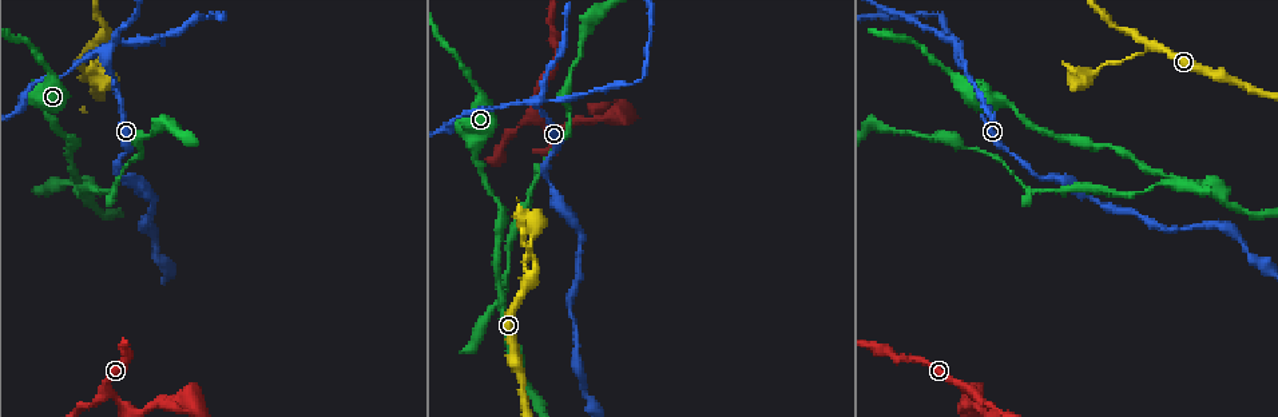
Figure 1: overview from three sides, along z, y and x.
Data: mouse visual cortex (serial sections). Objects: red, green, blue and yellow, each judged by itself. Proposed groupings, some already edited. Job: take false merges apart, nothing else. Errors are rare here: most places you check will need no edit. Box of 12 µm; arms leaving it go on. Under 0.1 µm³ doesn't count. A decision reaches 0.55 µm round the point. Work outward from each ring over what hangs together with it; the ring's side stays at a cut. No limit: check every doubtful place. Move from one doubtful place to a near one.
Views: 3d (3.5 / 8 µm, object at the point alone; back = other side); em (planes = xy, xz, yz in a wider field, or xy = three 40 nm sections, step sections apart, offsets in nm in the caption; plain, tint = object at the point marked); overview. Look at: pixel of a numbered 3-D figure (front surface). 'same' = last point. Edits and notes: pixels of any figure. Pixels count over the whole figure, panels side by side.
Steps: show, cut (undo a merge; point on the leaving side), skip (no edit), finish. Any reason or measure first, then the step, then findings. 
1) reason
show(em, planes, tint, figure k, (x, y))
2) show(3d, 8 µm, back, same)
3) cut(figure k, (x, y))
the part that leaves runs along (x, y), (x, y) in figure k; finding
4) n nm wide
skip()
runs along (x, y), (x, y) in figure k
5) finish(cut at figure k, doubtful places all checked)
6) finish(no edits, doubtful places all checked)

show(3d, 3.5 µm, figure 1, (955, 55))

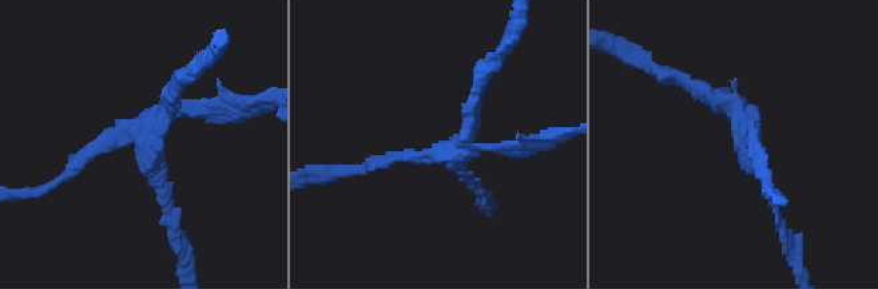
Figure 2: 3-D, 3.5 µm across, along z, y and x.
show(em, xy, step 3, tint, figure 2, (153, 146))

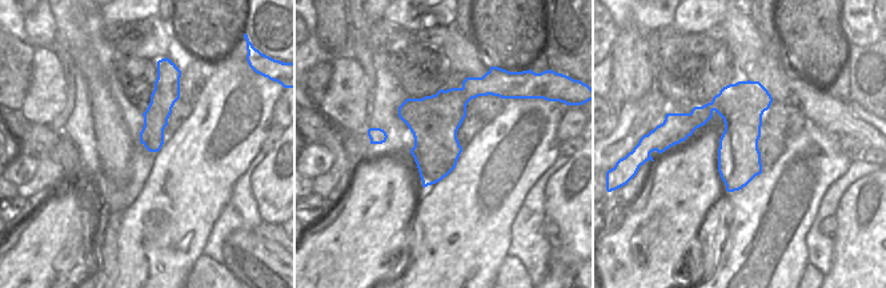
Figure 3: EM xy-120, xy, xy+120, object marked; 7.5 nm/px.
show(em, planes, tint, same)

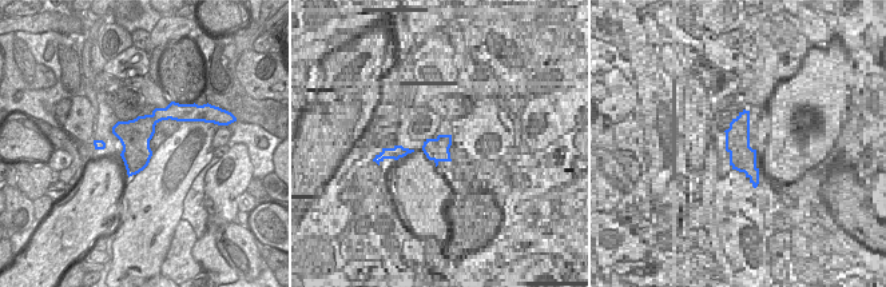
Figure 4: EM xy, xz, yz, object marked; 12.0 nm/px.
4 arms
cut(figure 2, (221, 114))
the part that leaves runs along (178, 114), (249, 105), (269, 97) in figure 2; two cells meet here

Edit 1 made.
see it whole again
show(overview)

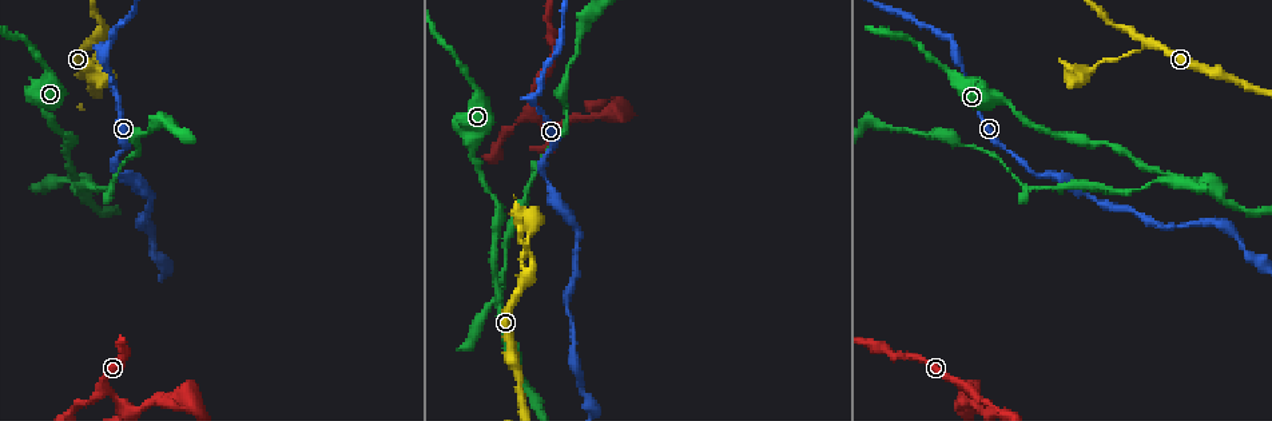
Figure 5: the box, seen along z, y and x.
side arm on a straight run
show(3d, 3.5 µm, figure 5, (92, 41))

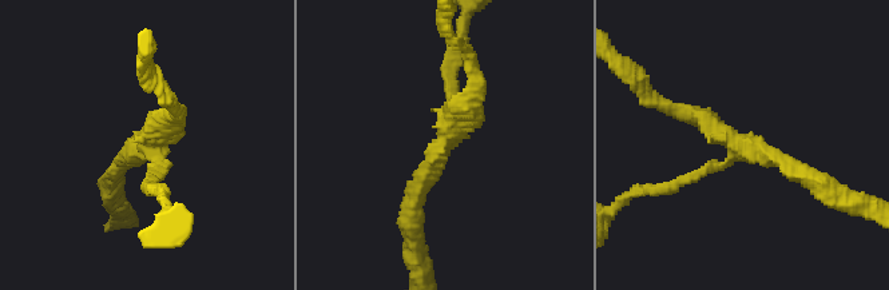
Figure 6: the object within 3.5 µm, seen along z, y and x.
show(em, xy, step 1, tint, figure 6, (449, 139))

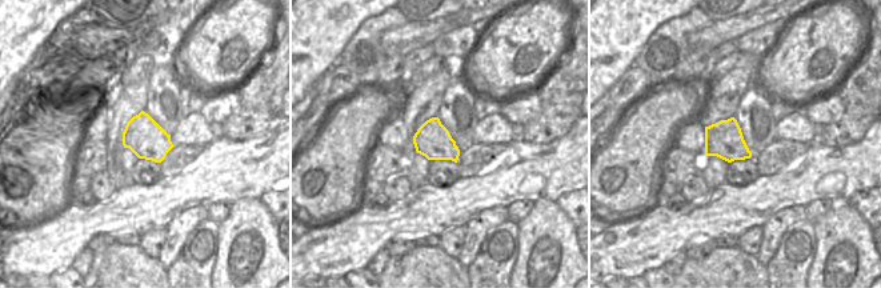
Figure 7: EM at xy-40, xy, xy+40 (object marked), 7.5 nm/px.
skip()
runs along (411, 209), (460, 123), (447, 72) in figure 6; all the same cell

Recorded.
a narrow waist
show(3d, 3.5 µm, figure 5, (1157, 170))

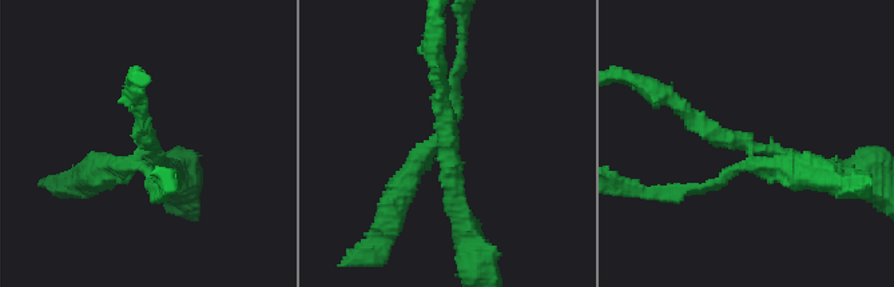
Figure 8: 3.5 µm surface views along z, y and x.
4 arms; arms of 150, 200, 200, 300 nm; shape alone is not enough
show(em, xy, step 3, tint, figure 8, (148, 148))

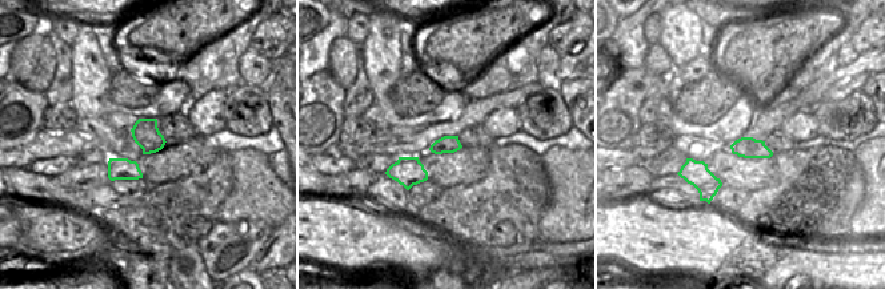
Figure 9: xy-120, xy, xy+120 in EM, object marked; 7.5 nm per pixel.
another direction
show(em, xy, step 2, tint, same)

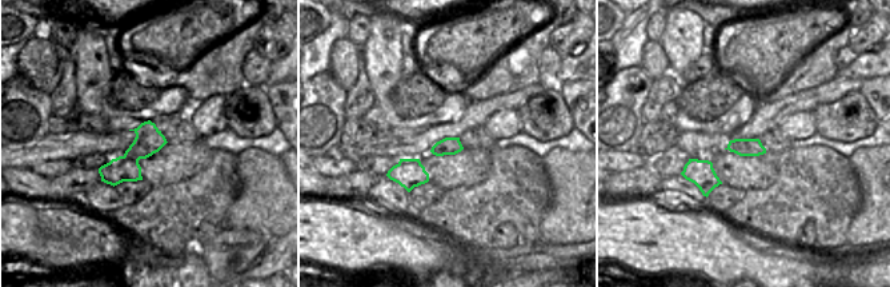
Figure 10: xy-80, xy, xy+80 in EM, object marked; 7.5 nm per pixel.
cut(figure 8, (106, 179))
the part that leaves runs along (747, 160), (703, 190), (635, 190) in figure 8; two cells meet here

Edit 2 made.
show(overview)

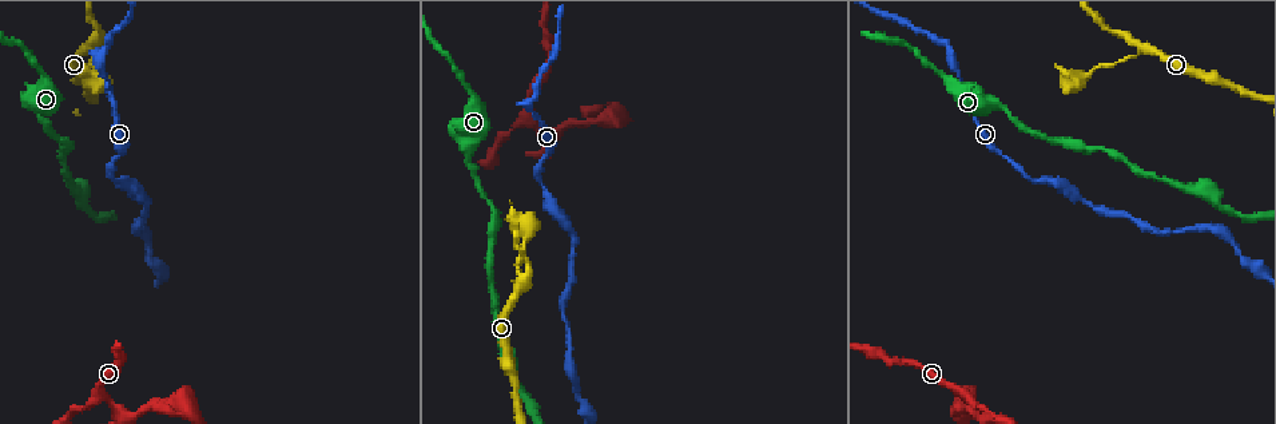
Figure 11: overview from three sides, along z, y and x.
abrupt turn
show(3d, 3.5 µm, figure 11, (175, 403))

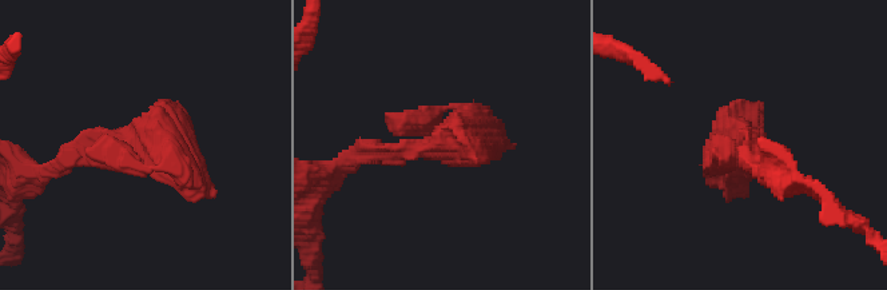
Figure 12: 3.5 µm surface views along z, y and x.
show(em, planes, tint, figure 12, (740, 142))

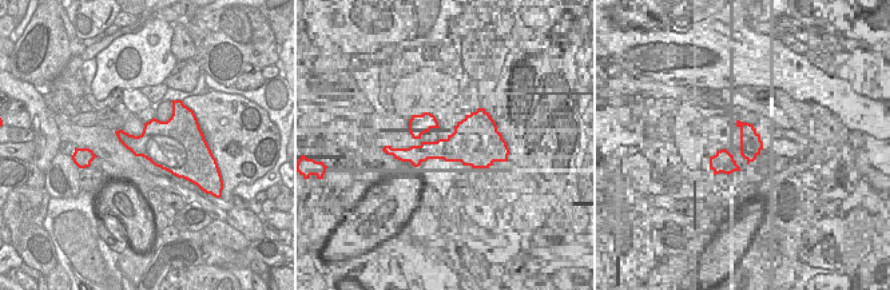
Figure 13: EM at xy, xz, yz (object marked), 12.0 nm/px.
show(em, xy, step 2, tint, same)

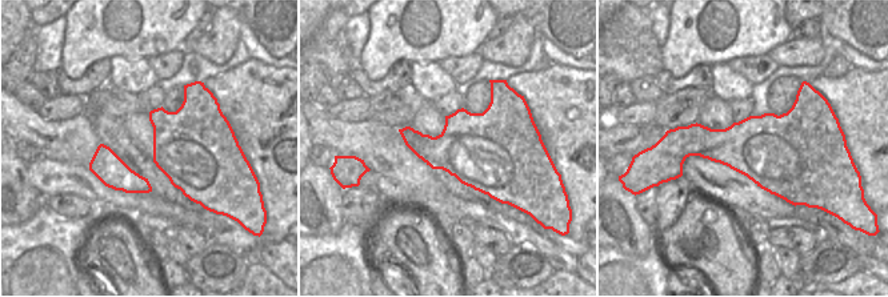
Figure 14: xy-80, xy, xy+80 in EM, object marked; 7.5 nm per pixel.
skip()
runs along (364, 149), (453, 142), (392, 118) in figure 12; continuous, no second cell

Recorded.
finish(cut at figure 2, cut at figure 8, doubtful places all checked)

